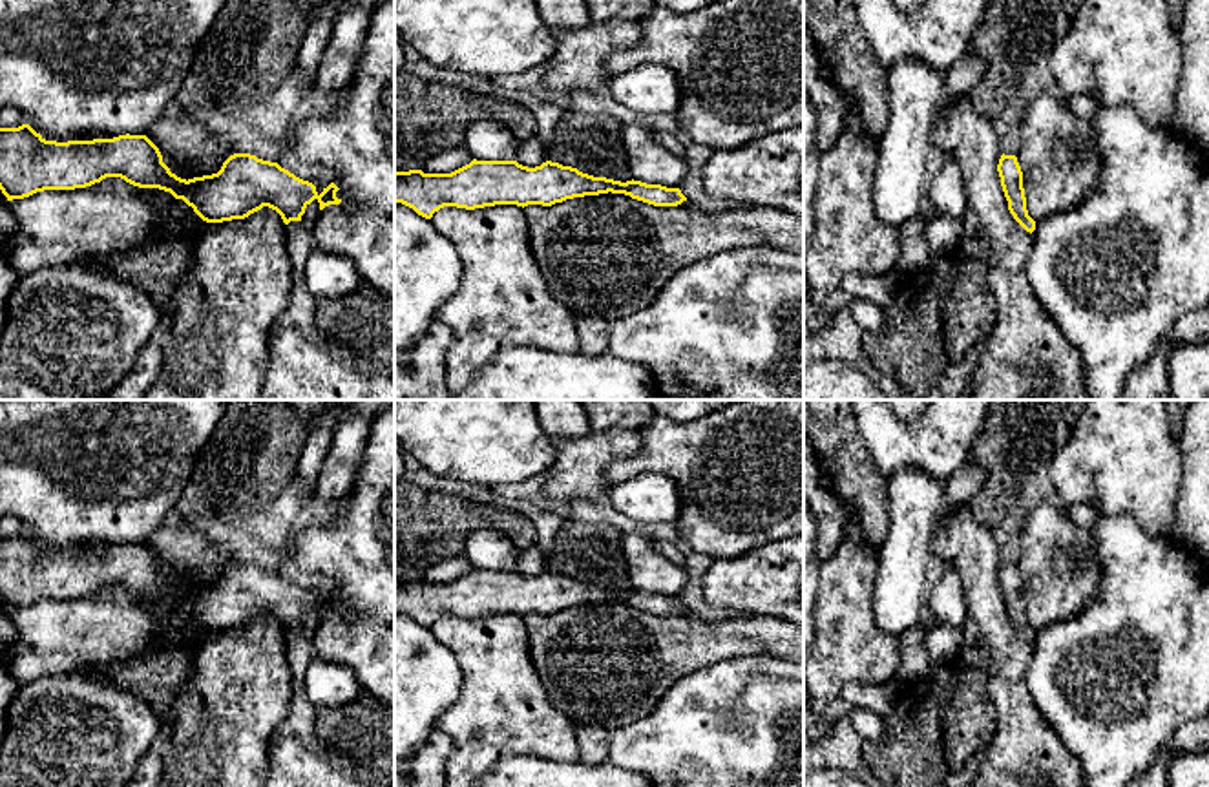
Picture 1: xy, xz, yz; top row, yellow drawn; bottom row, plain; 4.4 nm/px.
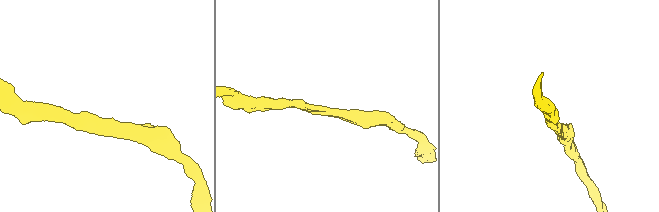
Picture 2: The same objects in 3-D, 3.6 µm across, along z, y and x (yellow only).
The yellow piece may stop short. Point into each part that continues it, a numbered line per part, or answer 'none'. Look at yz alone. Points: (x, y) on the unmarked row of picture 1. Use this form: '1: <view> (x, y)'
none

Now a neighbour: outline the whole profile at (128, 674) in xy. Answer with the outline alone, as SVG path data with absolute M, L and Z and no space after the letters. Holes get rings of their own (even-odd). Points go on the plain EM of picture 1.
M190 626L179 643L161 641L148 646L144 654L86 672L100 676L146 701L163 721L166 732L173 721L173 705L194 674L195 650L205 632Z

